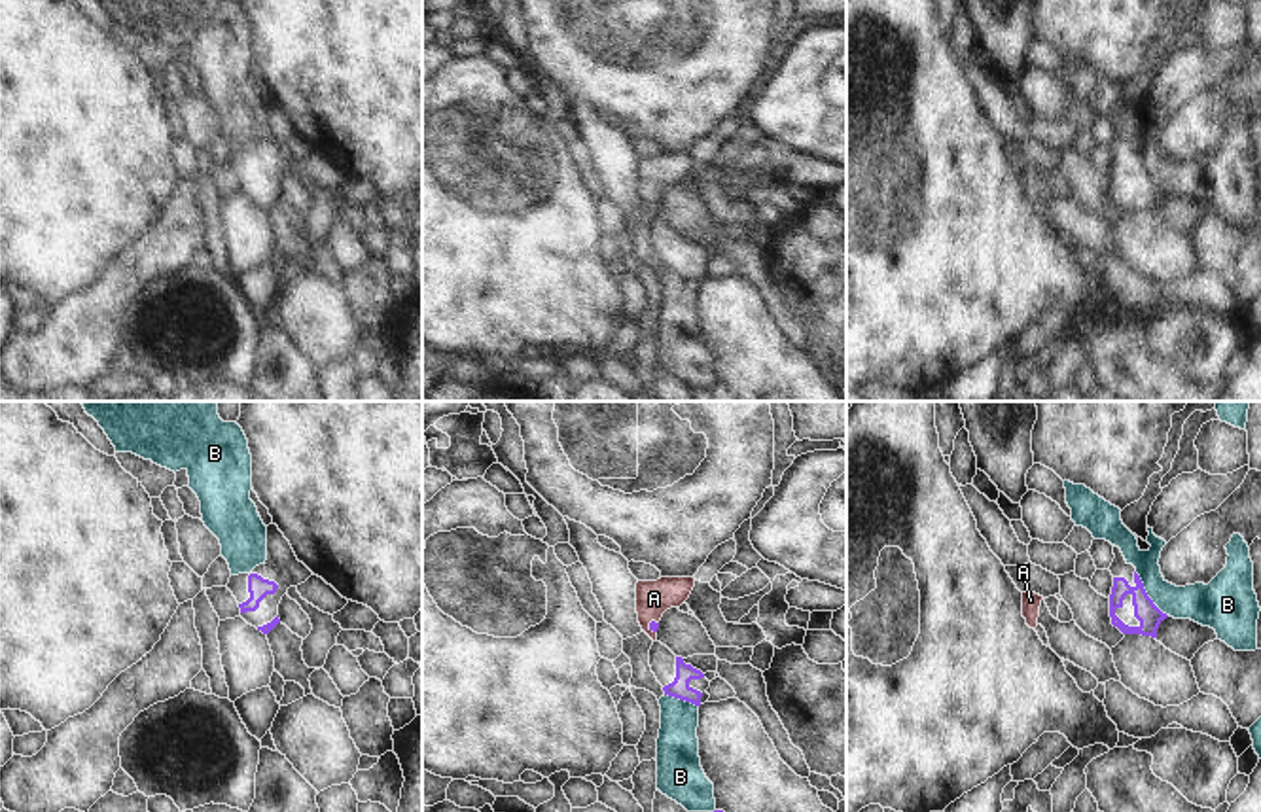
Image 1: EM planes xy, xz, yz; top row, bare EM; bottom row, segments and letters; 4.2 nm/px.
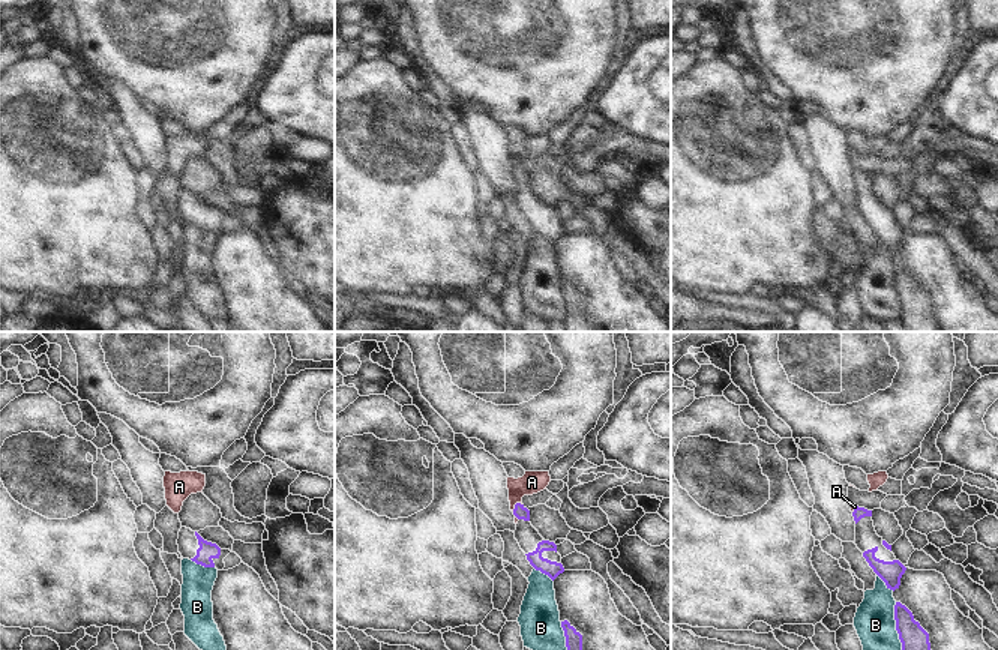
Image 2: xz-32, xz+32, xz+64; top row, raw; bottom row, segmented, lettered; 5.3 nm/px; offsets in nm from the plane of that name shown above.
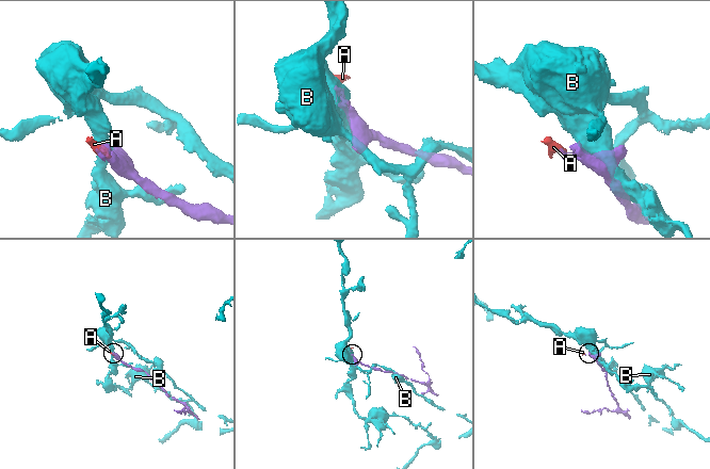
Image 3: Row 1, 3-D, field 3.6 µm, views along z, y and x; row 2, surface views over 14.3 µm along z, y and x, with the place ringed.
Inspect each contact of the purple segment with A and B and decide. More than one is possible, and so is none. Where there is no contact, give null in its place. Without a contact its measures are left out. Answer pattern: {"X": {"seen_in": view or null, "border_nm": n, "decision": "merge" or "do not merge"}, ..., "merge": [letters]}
{"A": {"seen_in": "xz", "border_nm": 70, "decision": "merge"}, "B": {"seen_in": "yz", "border_nm": 240, "decision": "do not merge"}, "merge": ["A"]}

